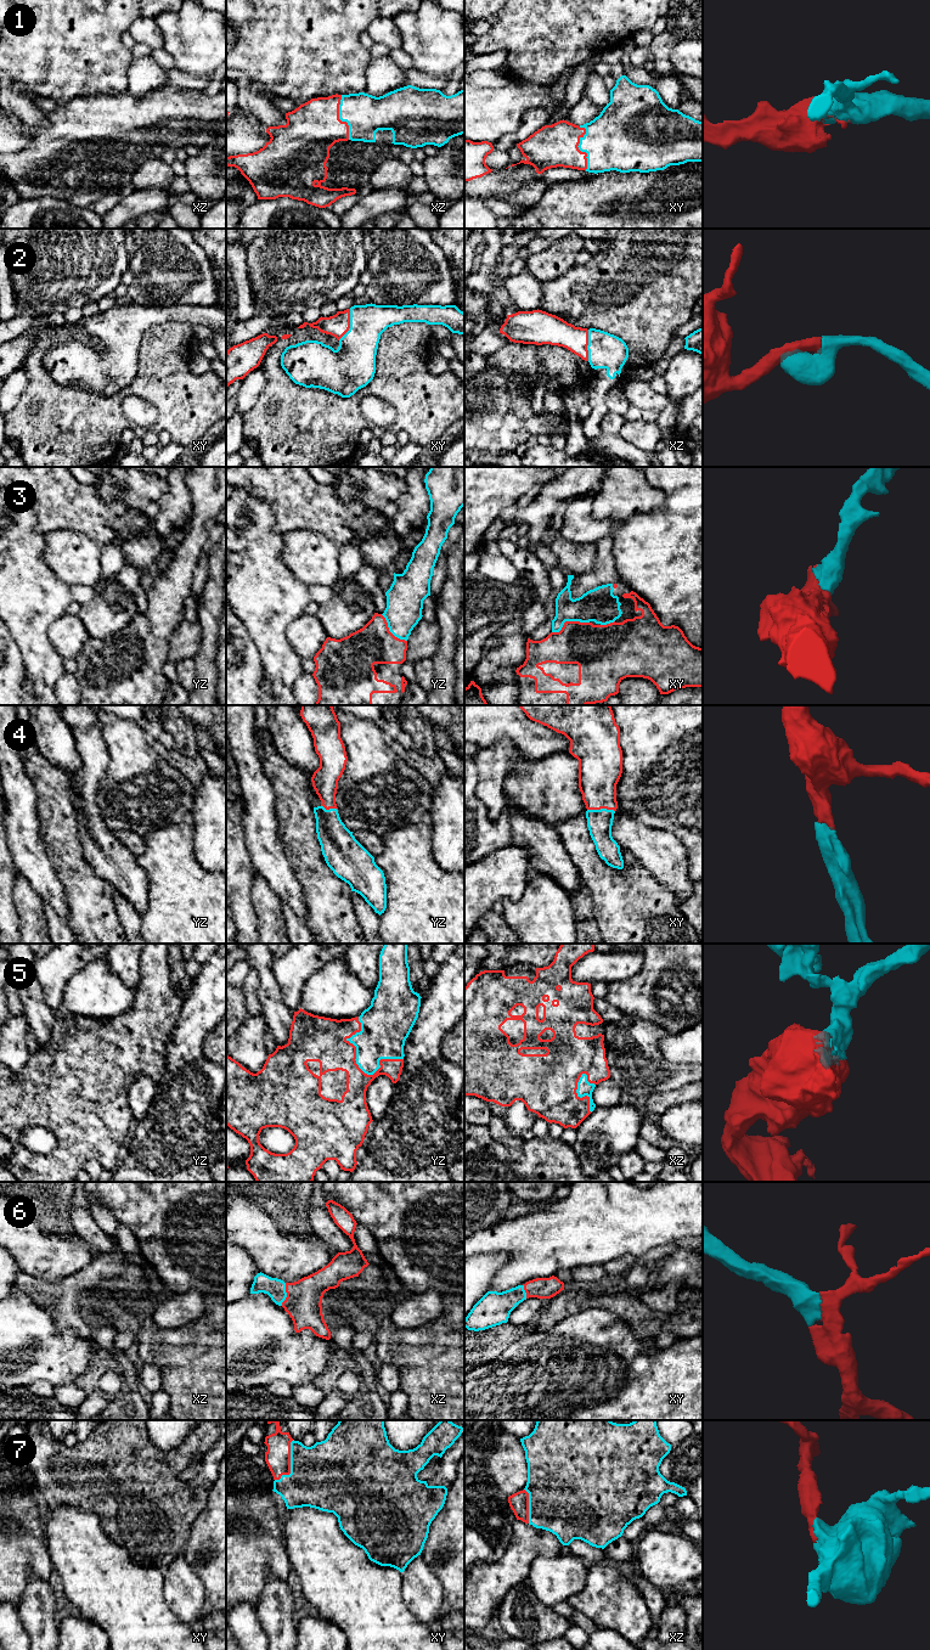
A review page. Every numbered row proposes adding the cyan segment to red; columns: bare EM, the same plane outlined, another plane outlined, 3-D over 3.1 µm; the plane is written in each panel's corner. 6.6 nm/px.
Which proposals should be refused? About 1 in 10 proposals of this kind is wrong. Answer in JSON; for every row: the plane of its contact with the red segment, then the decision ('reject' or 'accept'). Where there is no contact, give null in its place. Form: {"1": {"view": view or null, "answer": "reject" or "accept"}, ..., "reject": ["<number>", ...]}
{"1": {"view": "xy", "answer": "accept"}, "2": {"view": "xy", "answer": "accept"}, "3": {"view": "xy", "answer": "accept"}, "4": {"view": "xy", "answer": "accept"}, "5": {"view": "yz", "answer": "accept"}, "6": {"view": "xz", "answer": "accept"}, "7": {"view": "xy", "answer": "accept"}, "reject": []}

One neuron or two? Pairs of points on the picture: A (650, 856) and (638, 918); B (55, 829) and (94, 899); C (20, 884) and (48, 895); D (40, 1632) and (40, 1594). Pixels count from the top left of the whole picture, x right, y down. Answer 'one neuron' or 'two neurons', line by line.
A: two neurons
B: one neuron
C: two neurons
D: one neuron

